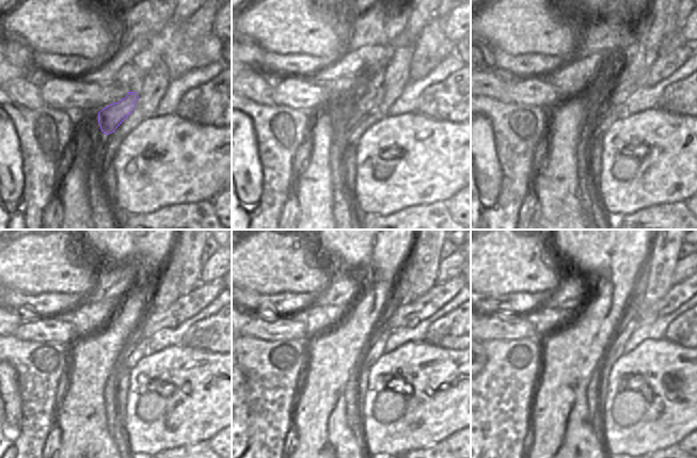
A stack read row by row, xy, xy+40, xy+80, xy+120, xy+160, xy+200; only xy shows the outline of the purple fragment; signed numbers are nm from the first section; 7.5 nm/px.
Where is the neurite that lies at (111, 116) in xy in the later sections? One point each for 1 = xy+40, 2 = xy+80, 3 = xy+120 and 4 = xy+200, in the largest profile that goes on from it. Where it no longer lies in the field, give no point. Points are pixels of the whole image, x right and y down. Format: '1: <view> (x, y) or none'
1: xy+40 (365, 113)
2: xy+80 (664, 66)
3: xy+120 (188, 305)
4: xy+200 (679, 294)

